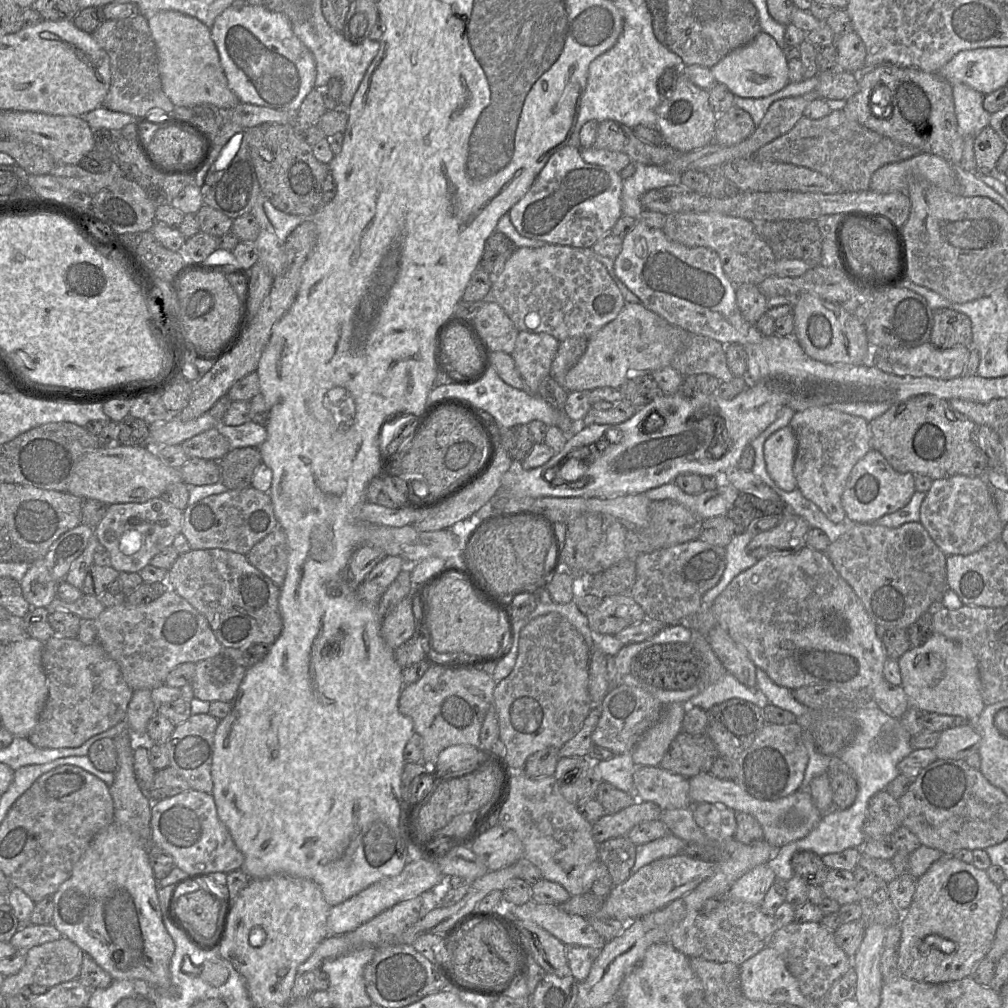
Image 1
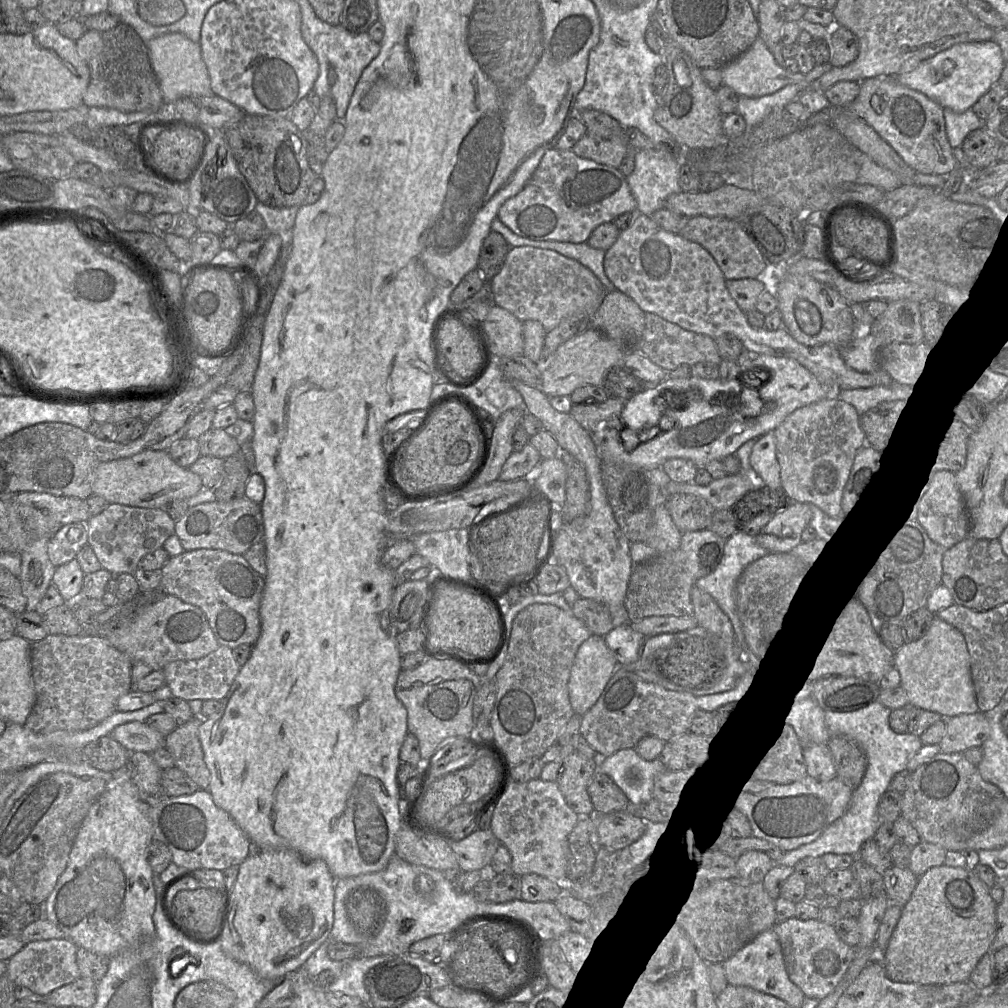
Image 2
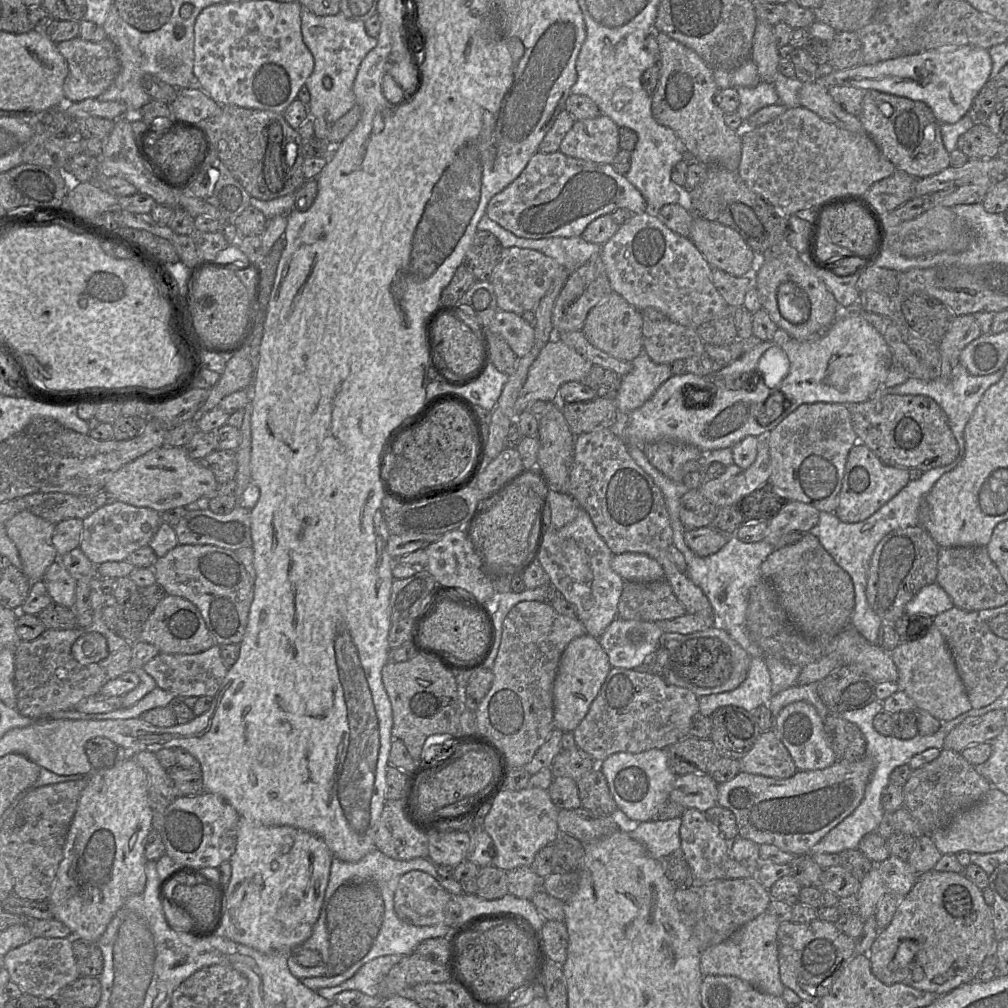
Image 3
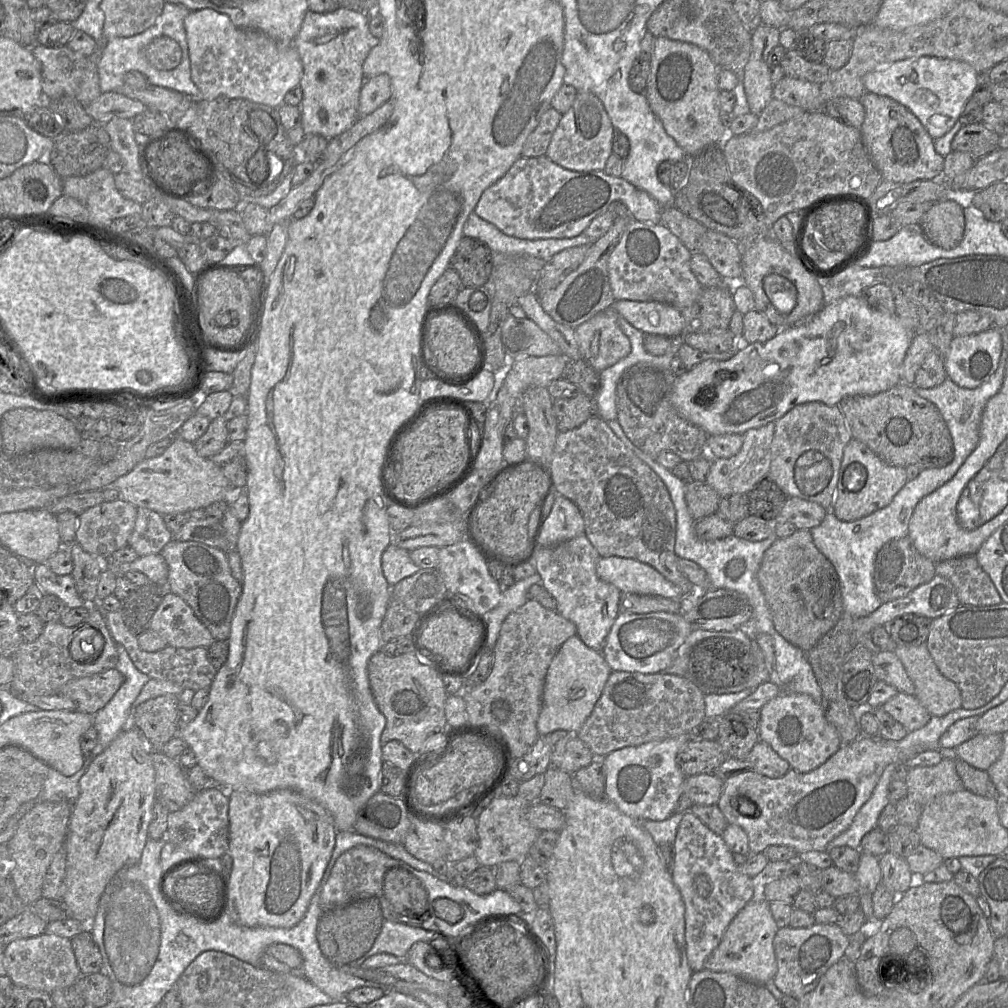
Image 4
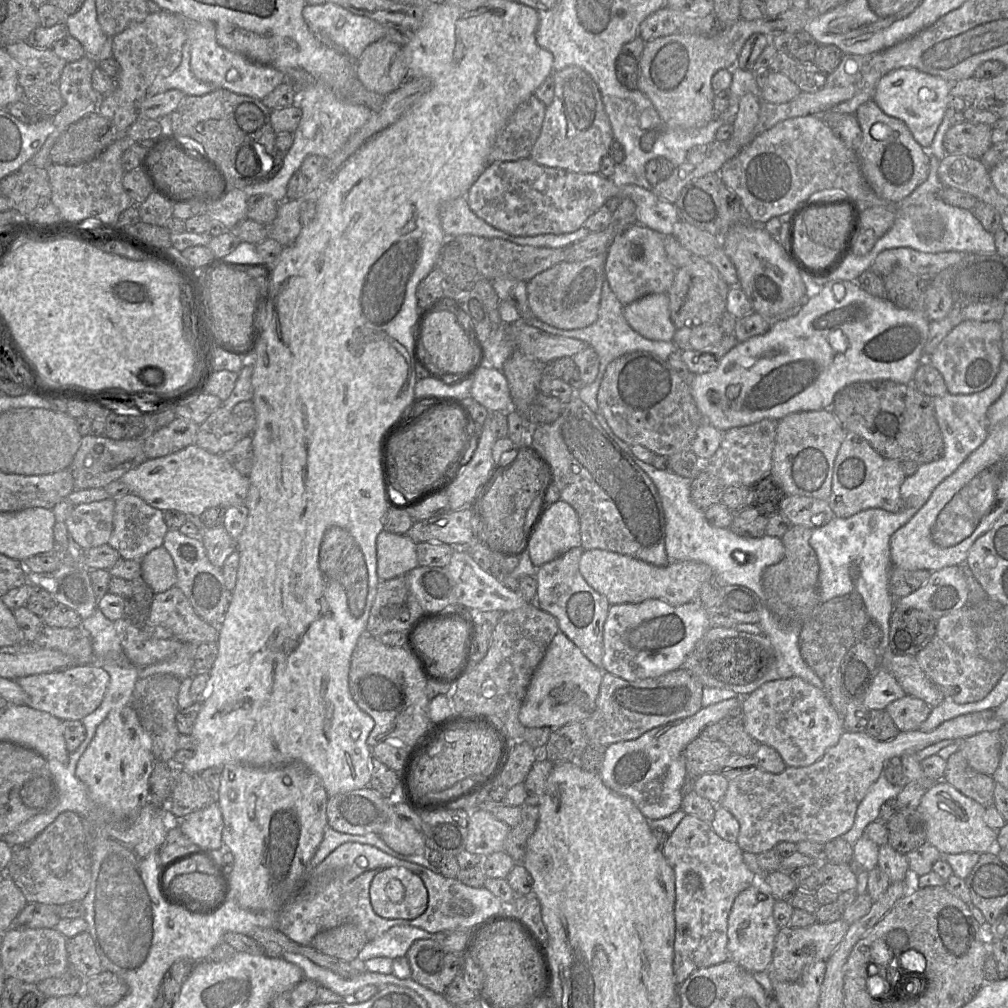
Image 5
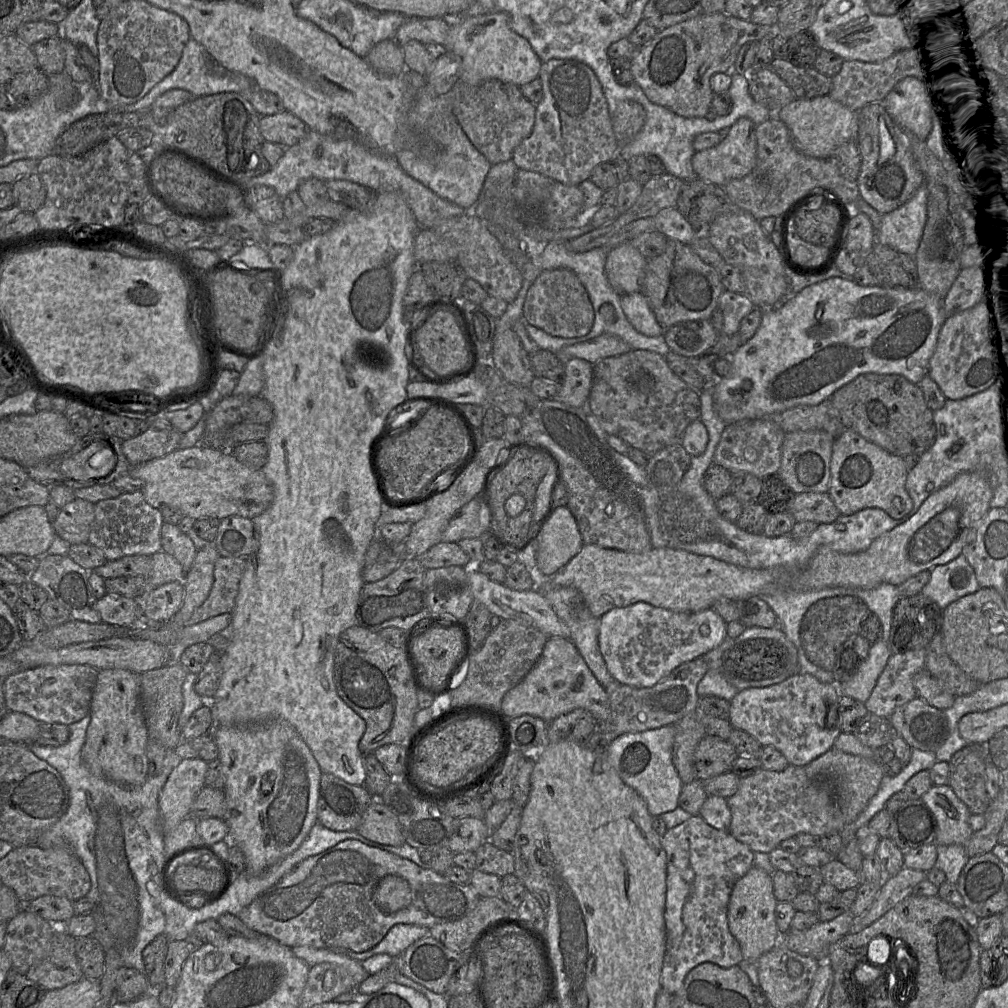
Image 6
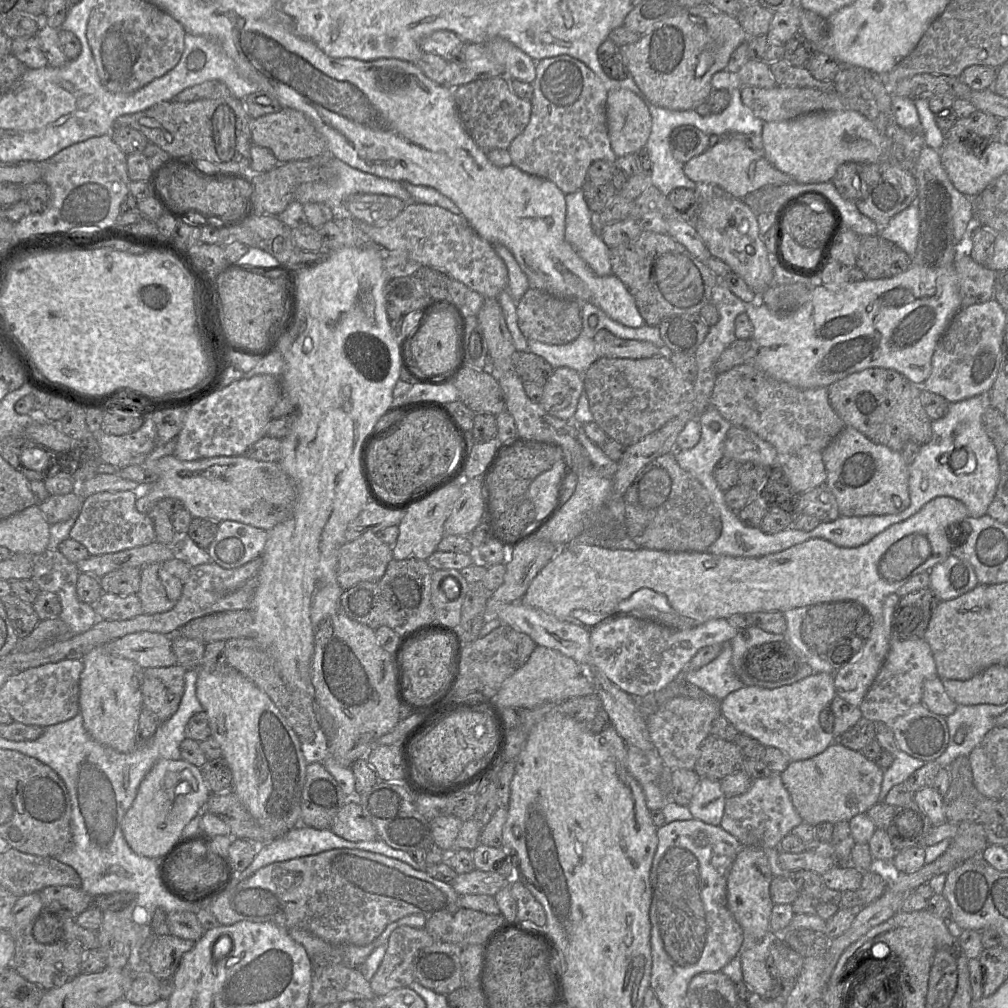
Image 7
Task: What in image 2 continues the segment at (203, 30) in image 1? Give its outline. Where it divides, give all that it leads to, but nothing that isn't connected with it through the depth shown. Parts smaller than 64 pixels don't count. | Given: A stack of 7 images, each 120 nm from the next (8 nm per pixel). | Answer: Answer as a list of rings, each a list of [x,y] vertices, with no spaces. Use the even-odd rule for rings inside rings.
[[[169,33],[152,39],[148,43],[148,51],[164,103],[174,103],[185,96],[215,96],[202,58],[200,43],[193,42],[180,33]]]

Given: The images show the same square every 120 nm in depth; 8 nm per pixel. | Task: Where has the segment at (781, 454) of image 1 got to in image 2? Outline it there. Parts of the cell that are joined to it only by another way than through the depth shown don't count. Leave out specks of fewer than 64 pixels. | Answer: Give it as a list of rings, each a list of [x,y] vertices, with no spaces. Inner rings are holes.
[[[767,433],[757,439],[749,461],[766,487],[773,490],[782,490],[780,466],[776,457],[776,439],[773,433]]]

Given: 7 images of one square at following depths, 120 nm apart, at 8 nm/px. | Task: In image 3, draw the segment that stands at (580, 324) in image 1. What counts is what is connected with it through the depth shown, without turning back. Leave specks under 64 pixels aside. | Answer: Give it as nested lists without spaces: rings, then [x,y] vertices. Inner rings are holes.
[[[511,247],[504,249],[503,256],[491,276],[497,308],[518,315],[534,311],[551,287],[560,269],[559,263],[536,250]]]

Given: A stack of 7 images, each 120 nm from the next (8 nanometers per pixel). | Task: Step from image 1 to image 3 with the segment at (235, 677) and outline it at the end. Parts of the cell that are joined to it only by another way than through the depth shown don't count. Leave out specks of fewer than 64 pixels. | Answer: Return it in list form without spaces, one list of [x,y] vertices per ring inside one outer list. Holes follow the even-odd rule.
[[[216,644],[196,654],[158,653],[154,658],[148,661],[142,669],[154,678],[158,687],[178,697],[215,697],[228,672],[228,667],[221,658],[220,646]]]

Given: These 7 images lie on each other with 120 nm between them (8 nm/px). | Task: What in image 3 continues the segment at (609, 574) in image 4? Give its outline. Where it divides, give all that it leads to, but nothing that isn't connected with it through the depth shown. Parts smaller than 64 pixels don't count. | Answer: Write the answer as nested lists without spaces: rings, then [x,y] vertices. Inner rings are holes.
[[[626,552],[614,555],[611,568],[624,581],[650,582],[664,578],[661,565],[642,553]]]

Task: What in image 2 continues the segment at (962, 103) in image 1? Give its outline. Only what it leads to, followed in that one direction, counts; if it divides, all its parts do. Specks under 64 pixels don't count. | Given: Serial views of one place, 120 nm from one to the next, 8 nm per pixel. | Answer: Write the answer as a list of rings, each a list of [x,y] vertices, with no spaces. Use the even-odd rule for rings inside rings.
[[[949,108],[943,109],[946,135],[952,149],[961,147],[969,133],[985,124],[972,109],[962,113],[956,113]]]

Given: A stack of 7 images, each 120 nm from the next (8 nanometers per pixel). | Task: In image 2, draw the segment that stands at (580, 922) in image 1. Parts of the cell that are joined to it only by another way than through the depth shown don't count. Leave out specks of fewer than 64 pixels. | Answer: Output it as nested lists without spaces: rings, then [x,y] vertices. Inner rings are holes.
[[[515,899],[504,903],[480,903],[480,911],[511,915],[538,935],[542,941],[555,941],[572,931],[554,902],[527,902]]]

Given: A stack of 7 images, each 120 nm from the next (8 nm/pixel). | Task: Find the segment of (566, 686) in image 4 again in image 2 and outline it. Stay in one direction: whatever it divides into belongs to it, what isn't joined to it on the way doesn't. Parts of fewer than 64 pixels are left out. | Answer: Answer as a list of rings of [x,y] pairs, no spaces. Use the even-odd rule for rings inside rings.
[[[592,634],[580,645],[568,681],[574,714],[583,716],[593,707],[617,668],[603,636]]]

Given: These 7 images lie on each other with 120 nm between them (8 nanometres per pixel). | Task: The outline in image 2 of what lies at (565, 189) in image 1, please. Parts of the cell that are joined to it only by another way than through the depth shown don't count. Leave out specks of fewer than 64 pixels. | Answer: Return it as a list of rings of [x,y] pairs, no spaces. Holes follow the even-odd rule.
[[[550,149],[524,188],[502,204],[497,217],[521,237],[583,243],[599,225],[636,211],[636,199],[618,168],[581,158],[572,150]]]

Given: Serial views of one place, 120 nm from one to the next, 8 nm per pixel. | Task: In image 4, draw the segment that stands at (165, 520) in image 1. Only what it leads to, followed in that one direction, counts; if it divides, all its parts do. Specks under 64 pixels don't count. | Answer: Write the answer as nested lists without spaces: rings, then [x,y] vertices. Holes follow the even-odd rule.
[[[122,499],[111,502],[103,501],[78,515],[75,541],[84,551],[100,560],[109,559],[114,551],[128,546],[136,515],[137,507]]]

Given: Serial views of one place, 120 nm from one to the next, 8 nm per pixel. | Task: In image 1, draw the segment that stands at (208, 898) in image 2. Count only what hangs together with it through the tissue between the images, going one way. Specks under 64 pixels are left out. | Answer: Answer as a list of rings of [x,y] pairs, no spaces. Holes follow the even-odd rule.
[[[200,889],[175,899],[174,908],[185,927],[204,946],[209,946],[222,925],[221,898]]]

